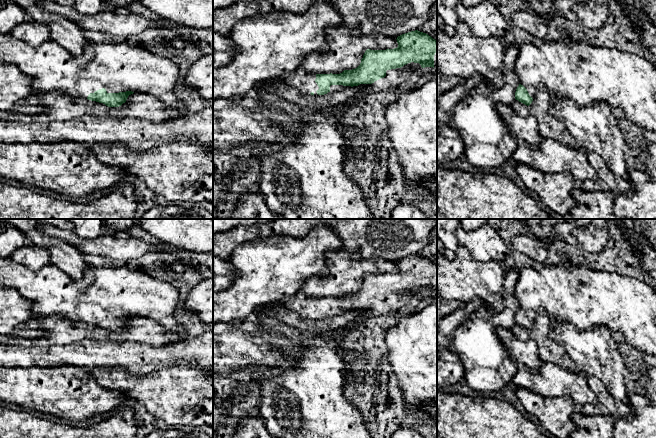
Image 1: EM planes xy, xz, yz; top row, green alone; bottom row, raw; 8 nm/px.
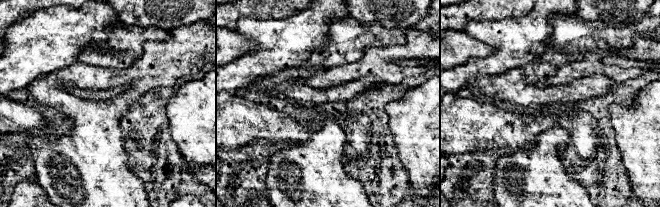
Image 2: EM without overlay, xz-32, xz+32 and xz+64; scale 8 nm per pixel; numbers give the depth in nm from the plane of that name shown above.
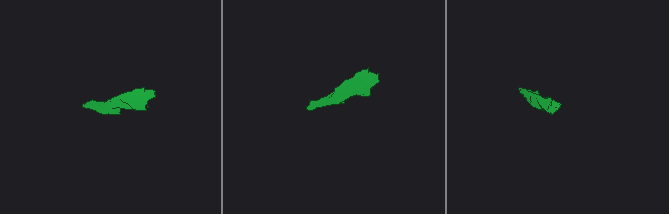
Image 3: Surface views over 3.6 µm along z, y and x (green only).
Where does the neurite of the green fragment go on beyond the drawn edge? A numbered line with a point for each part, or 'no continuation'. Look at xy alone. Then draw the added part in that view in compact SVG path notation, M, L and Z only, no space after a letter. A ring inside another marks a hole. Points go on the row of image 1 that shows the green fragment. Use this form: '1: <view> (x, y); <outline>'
1: xy (119, 67); M0 34L0 62L15 64L32 80L35 92L63 92L73 97L87 98L90 93L105 88L107 93L132 91L147 94L169 107L180 108L175 85L179 77L179 67L166 57L155 55L139 46L130 46L124 41L114 44L90 42L80 56L71 55L58 42L49 40L39 46L31 46L11 34Z

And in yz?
1: yz (568, 68); M565 37L541 46L522 44L514 65L519 83L533 98L537 88L545 86L554 96L566 97L581 106L604 102L622 109L630 122L656 132L656 67L644 56L616 48L594 47Z

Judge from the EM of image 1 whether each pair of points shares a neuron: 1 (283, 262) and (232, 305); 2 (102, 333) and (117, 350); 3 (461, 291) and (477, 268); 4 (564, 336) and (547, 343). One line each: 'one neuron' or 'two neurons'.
1: one neuron
2: two neurons
3: one neuron
4: two neurons

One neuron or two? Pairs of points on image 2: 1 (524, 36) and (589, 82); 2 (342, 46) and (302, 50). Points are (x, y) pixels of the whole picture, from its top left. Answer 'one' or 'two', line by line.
1: two
2: two

